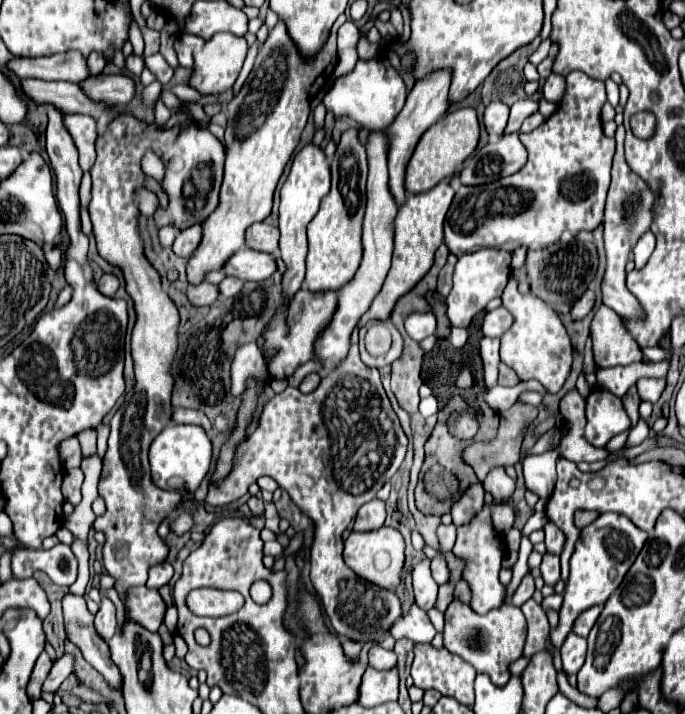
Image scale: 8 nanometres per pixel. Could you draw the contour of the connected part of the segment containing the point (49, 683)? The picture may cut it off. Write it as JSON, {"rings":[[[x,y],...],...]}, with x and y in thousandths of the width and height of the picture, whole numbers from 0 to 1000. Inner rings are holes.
{"rings":[[[95,917],[95,920],[83,923],[74,934],[74,943],[63,954],[60,968],[63,971],[80,971],[86,965],[86,959],[104,945],[104,940],[107,940],[107,920],[104,917]]]}

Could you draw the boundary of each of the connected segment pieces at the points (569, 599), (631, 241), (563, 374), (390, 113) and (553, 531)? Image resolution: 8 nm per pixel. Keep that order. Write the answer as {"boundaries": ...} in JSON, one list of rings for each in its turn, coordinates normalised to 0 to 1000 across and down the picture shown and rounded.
{"boundaries":[[[[880,718],[863,735],[848,741],[845,758],[839,761],[839,772],[831,789],[834,803],[822,828],[822,847],[816,853],[816,875],[804,878],[801,884],[801,898],[810,909],[816,909],[825,892],[834,887],[834,878],[848,856],[866,847],[880,847],[889,839],[889,833],[904,822],[915,797],[921,794],[930,775],[942,763],[942,755],[945,755],[942,744],[930,741],[912,721],[901,721],[901,718]]],[[[904,183],[901,192],[901,214],[895,223],[895,242],[892,242],[892,262],[886,273],[886,287],[883,287],[883,304],[880,304],[880,340],[883,340],[883,385],[877,394],[877,422],[880,427],[892,430],[901,441],[907,444],[933,444],[936,430],[930,422],[924,422],[924,413],[915,410],[912,405],[912,371],[915,363],[933,338],[936,329],[942,329],[950,321],[953,312],[953,284],[956,284],[956,270],[947,265],[947,259],[927,245],[909,217],[909,189]]],[[[743,391],[737,399],[731,422],[734,430],[749,441],[749,455],[731,469],[731,506],[755,522],[758,534],[781,531],[799,545],[799,550],[813,550],[822,542],[836,506],[834,475],[816,441],[807,436],[807,430],[796,427],[796,422],[784,419],[781,413],[758,410],[752,391]]],[[[559,74],[556,80],[542,85],[524,83],[518,97],[509,105],[495,108],[486,116],[486,122],[474,130],[472,147],[489,164],[509,161],[530,181],[562,181],[571,172],[571,167],[577,167],[580,158],[588,151],[593,134],[594,127],[585,105],[571,94],[568,83]]],[[[804,730],[796,732],[793,744],[796,744],[796,763],[799,763],[799,772],[816,777],[819,769],[822,769],[822,746],[819,746]]]]}

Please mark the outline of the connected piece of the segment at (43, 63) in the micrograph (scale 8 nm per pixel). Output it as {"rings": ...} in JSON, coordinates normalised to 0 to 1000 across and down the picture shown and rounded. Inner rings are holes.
{"rings":[[[112,71],[86,74],[77,80],[54,80],[54,83],[19,80],[16,85],[10,85],[10,97],[19,99],[28,111],[51,108],[66,113],[118,116],[124,108],[130,108],[127,85]]]}

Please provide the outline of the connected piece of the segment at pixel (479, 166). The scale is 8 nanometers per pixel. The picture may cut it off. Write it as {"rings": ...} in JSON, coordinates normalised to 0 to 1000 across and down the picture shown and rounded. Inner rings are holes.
{"rings":[[[755,186],[734,189],[726,200],[711,200],[705,209],[693,211],[673,239],[676,259],[708,259],[731,248],[755,242],[769,225],[769,214],[755,192]]]}

